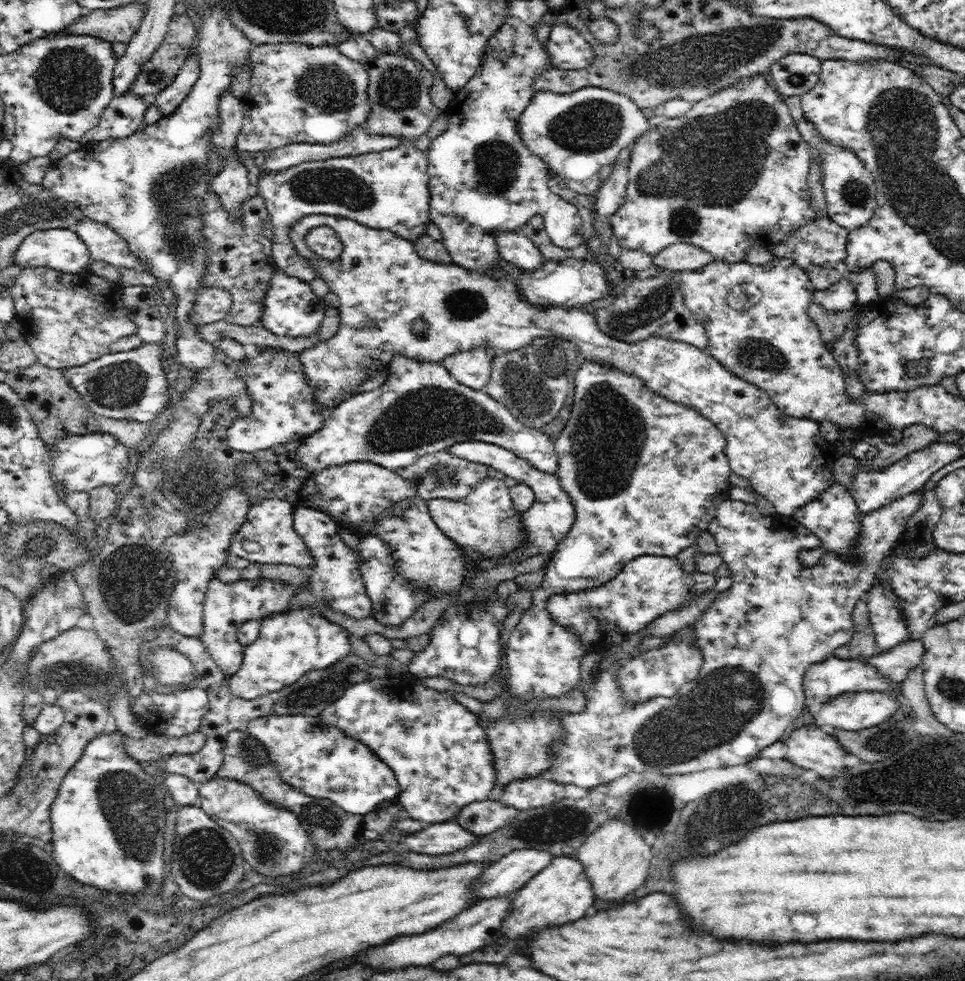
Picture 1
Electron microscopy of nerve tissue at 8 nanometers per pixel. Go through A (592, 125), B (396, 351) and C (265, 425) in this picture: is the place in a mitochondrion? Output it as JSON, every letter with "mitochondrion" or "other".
{"A":"mitochondrion","B":"other","C":"other"}

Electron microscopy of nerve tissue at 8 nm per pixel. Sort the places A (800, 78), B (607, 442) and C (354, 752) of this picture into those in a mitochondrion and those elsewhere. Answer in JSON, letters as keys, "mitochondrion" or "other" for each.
{"A":"mitochondrion","B":"mitochondrion","C":"other"}

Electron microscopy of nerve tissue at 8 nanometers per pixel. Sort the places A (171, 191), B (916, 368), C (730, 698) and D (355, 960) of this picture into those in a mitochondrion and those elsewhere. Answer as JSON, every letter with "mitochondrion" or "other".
{"A":"mitochondrion","B":"mitochondrion","C":"mitochondrion","D":"other"}

